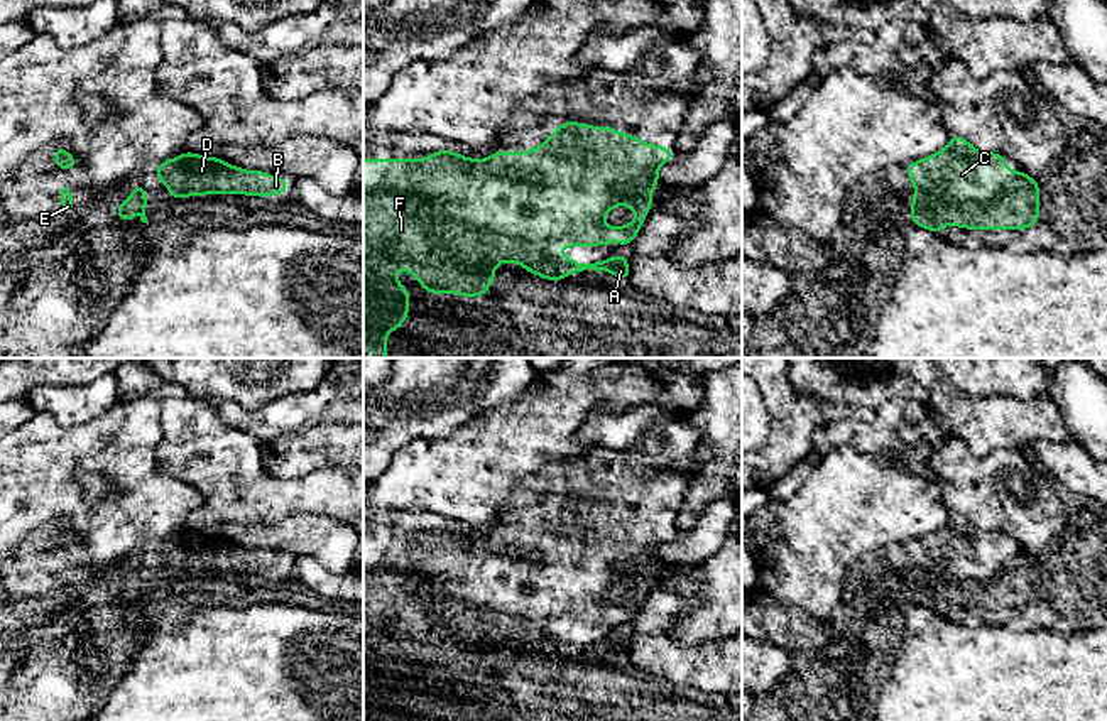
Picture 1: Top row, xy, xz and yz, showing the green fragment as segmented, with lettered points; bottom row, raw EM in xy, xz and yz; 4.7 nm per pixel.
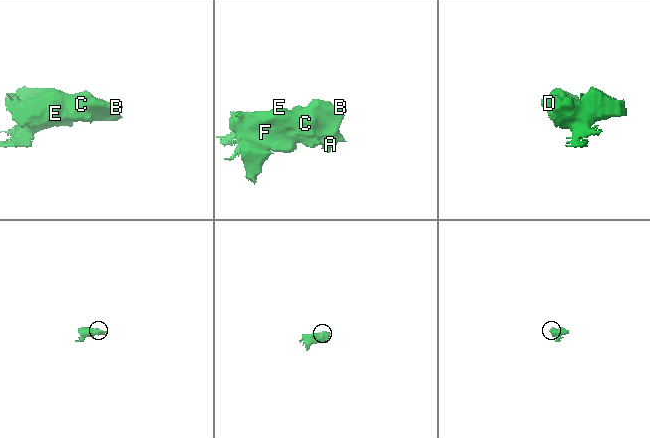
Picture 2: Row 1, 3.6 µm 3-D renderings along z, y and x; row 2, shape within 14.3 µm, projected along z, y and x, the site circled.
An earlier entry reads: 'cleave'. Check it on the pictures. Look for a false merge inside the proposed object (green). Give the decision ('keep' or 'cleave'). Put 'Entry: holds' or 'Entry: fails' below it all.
keep
Entry: fails

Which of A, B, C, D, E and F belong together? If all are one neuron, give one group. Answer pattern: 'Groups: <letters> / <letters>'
Groups: A B C D E F

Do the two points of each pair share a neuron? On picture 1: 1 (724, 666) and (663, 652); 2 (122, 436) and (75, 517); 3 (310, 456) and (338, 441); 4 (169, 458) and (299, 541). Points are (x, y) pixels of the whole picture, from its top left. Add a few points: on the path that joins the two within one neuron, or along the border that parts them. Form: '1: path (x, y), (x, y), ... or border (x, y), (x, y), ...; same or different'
1: path (708, 666), (678, 664); same
2: path (98, 448), (71, 475), (71, 493); same
3: path (316, 449), (323, 444), (332, 444); same
4: border (311, 514), (291, 514), (267, 524), (232, 524); different

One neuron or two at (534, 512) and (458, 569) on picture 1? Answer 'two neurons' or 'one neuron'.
one neuron

